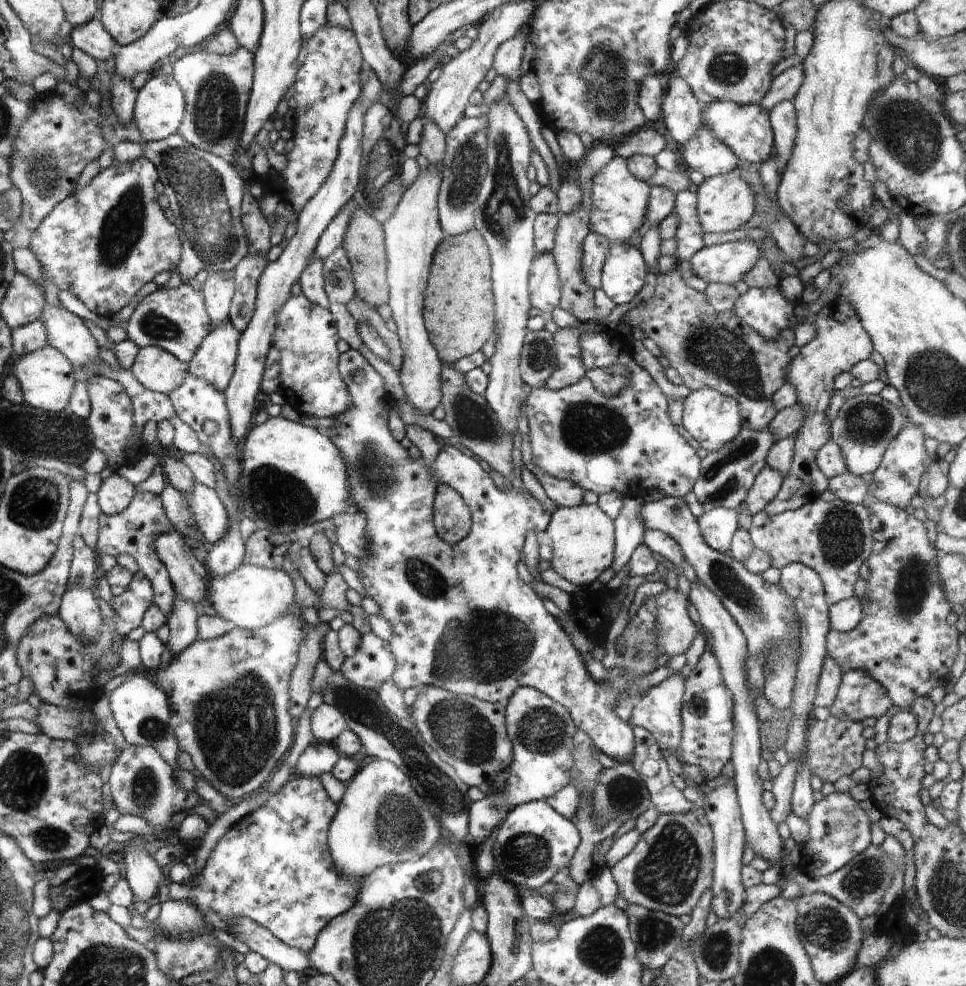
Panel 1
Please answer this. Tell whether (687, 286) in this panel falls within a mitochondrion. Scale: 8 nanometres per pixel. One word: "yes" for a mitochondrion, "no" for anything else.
no

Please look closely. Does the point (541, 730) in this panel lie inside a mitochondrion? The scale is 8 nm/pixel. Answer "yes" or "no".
yes

